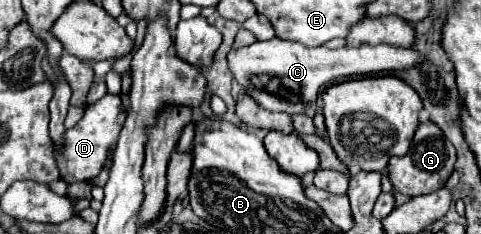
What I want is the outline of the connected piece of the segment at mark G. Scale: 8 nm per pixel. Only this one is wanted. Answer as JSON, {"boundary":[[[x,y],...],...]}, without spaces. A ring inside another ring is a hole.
{"boundary":[[[421,123],[413,143],[403,157],[391,157],[389,161],[389,177],[393,183],[393,189],[399,193],[405,193],[409,197],[425,195],[435,189],[441,189],[445,181],[449,179],[455,163],[455,147],[443,137],[443,133],[433,123]]]}

